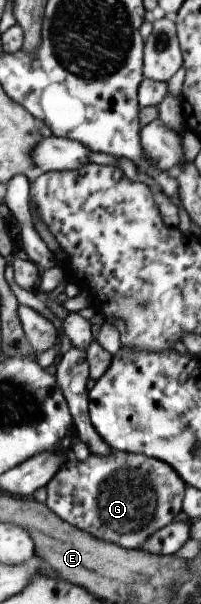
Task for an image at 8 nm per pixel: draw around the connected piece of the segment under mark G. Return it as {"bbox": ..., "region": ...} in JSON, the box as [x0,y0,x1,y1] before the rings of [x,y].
{"bbox":[44,453,185,549],"region":[[[89,453],[84,461],[70,455],[44,485],[44,504],[56,517],[94,539],[136,549],[180,513],[185,486],[167,463],[140,453]]]}

